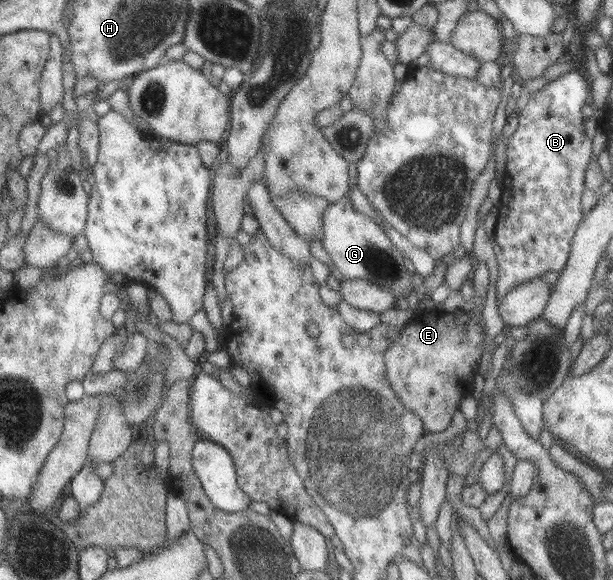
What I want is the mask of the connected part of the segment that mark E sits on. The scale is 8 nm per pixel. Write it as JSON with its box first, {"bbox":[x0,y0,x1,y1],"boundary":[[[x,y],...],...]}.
{"bbox":[384,309,484,433],"boundary":[[[440,309],[436,312],[427,310],[415,313],[384,352],[385,378],[400,403],[422,420],[426,433],[443,432],[449,426],[453,414],[460,410],[461,401],[466,396],[472,396],[476,364],[484,354],[484,342],[482,326],[477,324],[472,313],[459,309],[453,313]]]}

